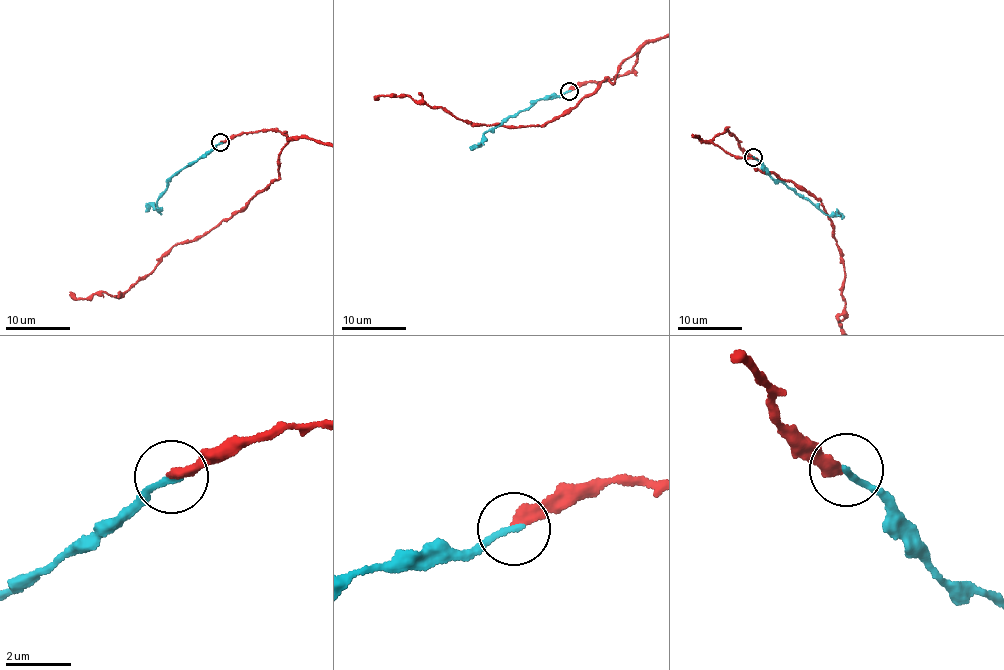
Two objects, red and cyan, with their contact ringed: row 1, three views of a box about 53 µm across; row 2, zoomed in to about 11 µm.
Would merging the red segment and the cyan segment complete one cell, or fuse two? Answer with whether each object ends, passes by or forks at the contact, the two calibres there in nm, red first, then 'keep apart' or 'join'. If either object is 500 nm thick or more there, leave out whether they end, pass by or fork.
red ends there; cyan ends there; 320 nm thick on the red side, 200 nm on the other; join

